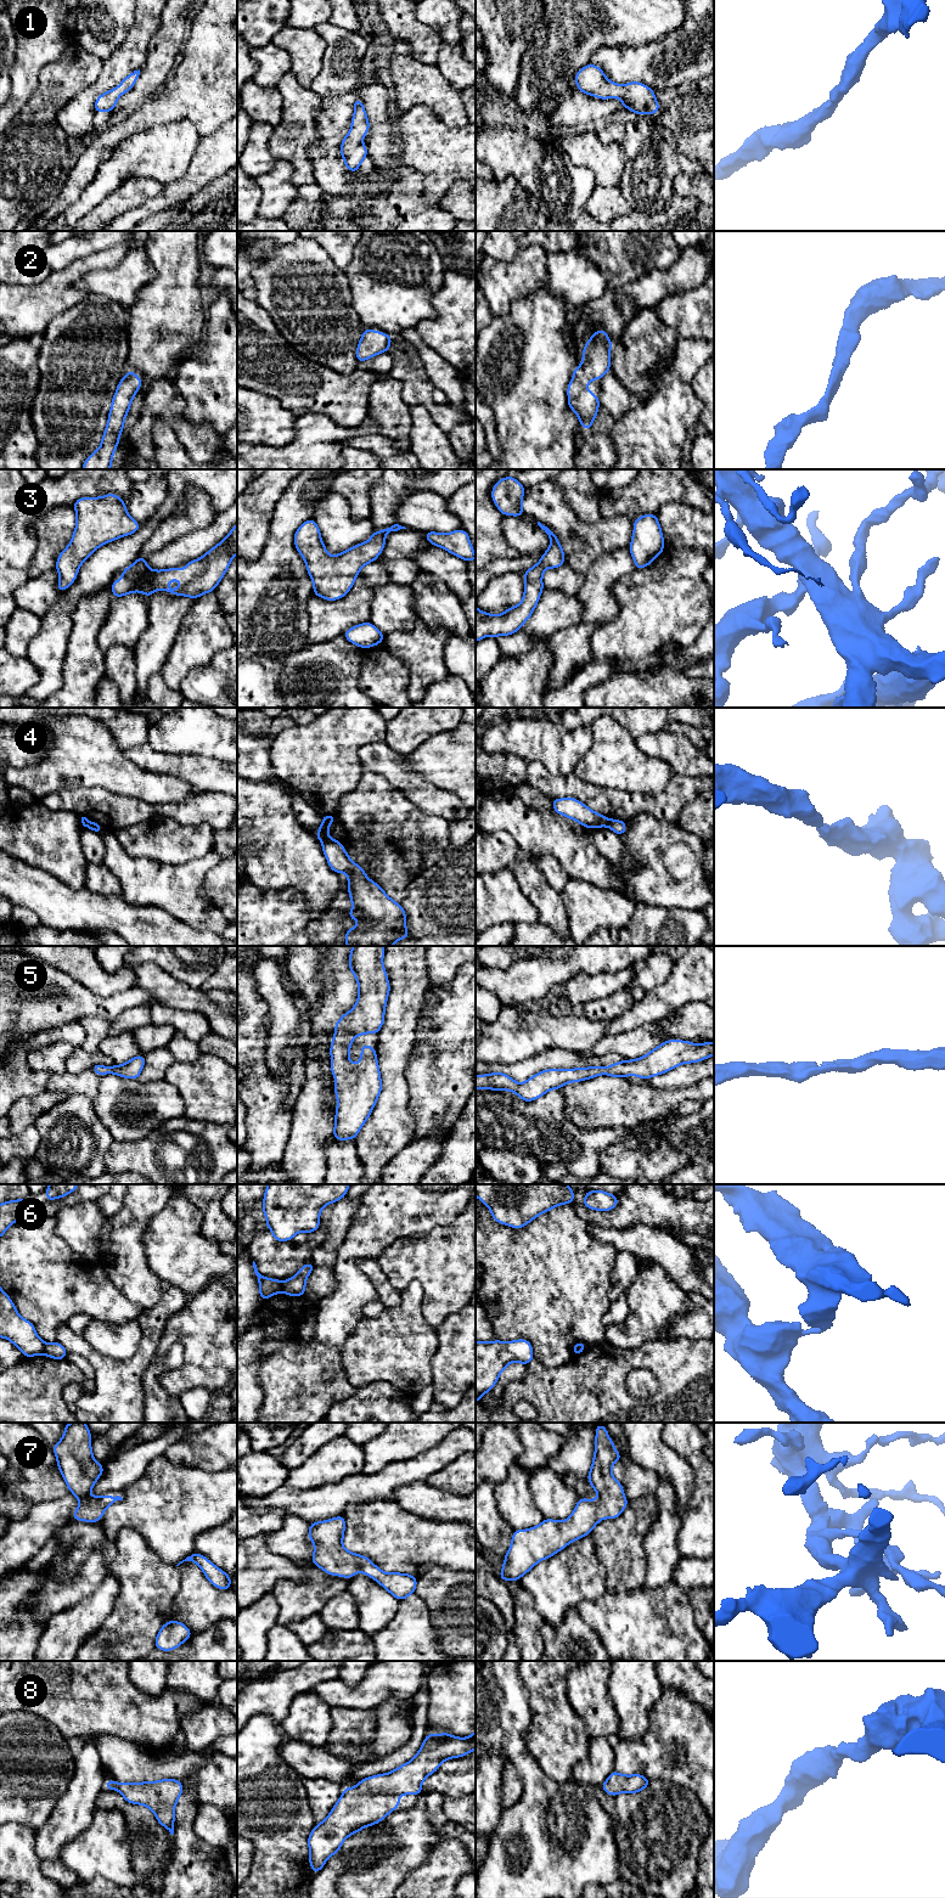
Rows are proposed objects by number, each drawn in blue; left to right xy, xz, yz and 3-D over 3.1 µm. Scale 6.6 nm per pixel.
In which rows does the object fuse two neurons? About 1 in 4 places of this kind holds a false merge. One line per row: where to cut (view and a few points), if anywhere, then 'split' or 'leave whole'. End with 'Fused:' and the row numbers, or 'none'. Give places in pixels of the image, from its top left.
1: cut none; leave whole
2: cut none; leave whole
3: cut none; leave whole
4: cut xz (328, 837), (322, 843); split
5: cut none; leave whole
6: cut xy (46, 1344), (43, 1352); split
7: cut none; leave whole
8: cut none; leave whole
Fused: 4, 6

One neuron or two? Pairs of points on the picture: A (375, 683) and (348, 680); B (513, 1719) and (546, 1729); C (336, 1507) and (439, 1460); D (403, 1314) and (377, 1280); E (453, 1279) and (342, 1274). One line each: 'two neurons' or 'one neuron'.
A: two neurons
B: two neurons
C: one neuron
D: two neurons
E: two neurons

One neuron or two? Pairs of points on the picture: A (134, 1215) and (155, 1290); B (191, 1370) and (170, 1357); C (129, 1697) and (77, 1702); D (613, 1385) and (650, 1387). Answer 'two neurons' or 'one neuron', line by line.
A: one neuron
B: two neurons
C: one neuron
D: two neurons

